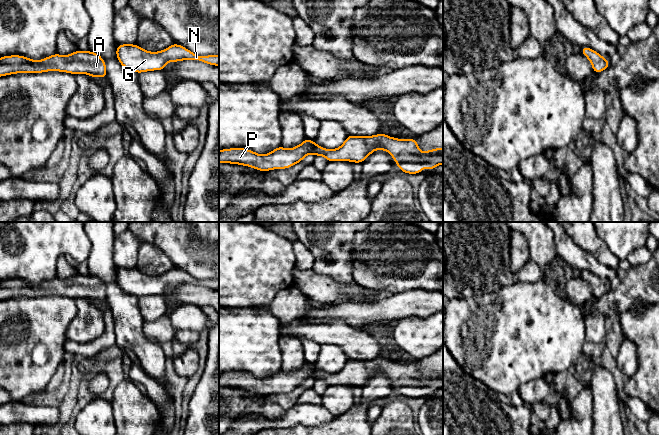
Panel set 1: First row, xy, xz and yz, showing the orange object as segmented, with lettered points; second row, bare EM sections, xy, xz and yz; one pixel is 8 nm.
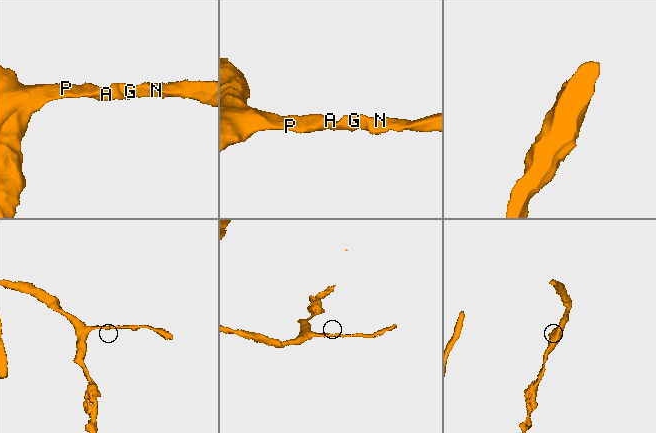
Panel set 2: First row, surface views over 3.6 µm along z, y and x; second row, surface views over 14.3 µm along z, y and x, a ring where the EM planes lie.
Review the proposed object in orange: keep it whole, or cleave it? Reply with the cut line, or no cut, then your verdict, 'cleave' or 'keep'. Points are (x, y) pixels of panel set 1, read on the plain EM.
no cut | keep

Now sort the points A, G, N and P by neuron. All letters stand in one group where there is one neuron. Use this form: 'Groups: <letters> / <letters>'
Groups: A G N P

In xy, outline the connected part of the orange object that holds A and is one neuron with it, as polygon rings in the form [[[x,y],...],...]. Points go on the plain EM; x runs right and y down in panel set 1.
[[[76,274],[66,280],[57,276],[42,284],[32,284],[26,280],[10,279],[0,281],[0,301],[18,297],[44,297],[59,295],[70,298],[88,298],[107,302],[106,287],[96,276]]]

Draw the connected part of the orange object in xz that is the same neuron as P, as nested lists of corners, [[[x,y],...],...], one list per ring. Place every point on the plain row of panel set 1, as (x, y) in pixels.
[[[383,357],[373,360],[348,359],[337,373],[325,373],[308,362],[291,373],[285,373],[280,369],[264,379],[245,372],[223,373],[219,374],[219,388],[238,388],[267,396],[273,393],[288,393],[303,385],[310,377],[314,380],[324,380],[328,386],[363,387],[377,373],[387,375],[396,386],[396,390],[407,398],[420,398],[423,390],[431,395],[443,388],[443,372],[434,372],[422,377],[415,362],[398,363]]]

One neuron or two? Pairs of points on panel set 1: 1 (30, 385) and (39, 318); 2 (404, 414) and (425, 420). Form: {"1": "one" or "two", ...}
{"1": "one", "2": "two"}

